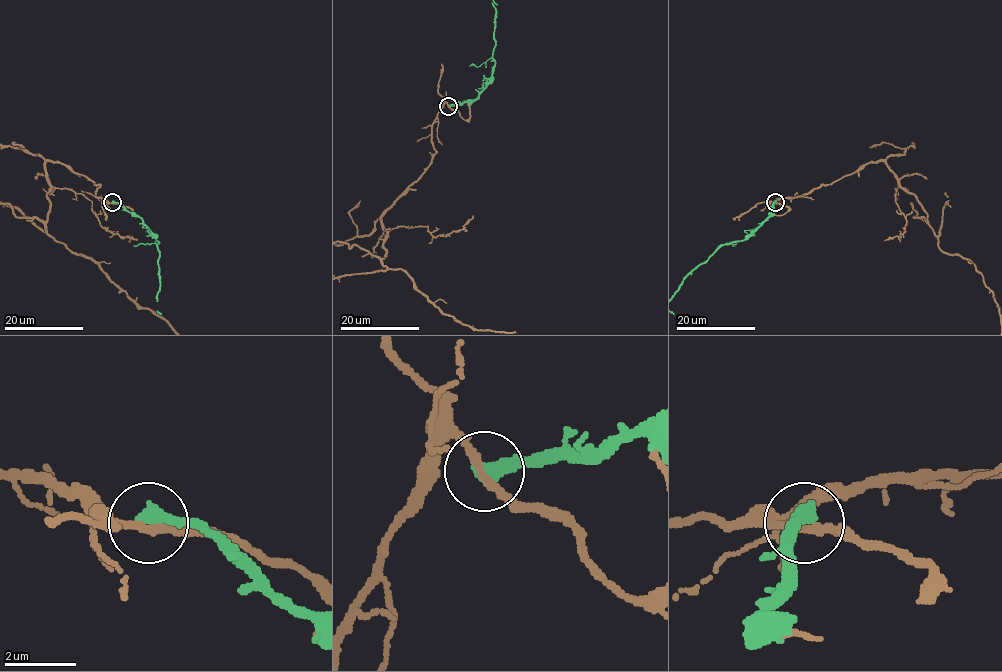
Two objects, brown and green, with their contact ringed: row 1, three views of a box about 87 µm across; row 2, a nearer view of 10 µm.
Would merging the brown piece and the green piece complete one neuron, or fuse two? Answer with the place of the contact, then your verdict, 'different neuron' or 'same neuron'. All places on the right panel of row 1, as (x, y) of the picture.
(775, 202) | different neuron

